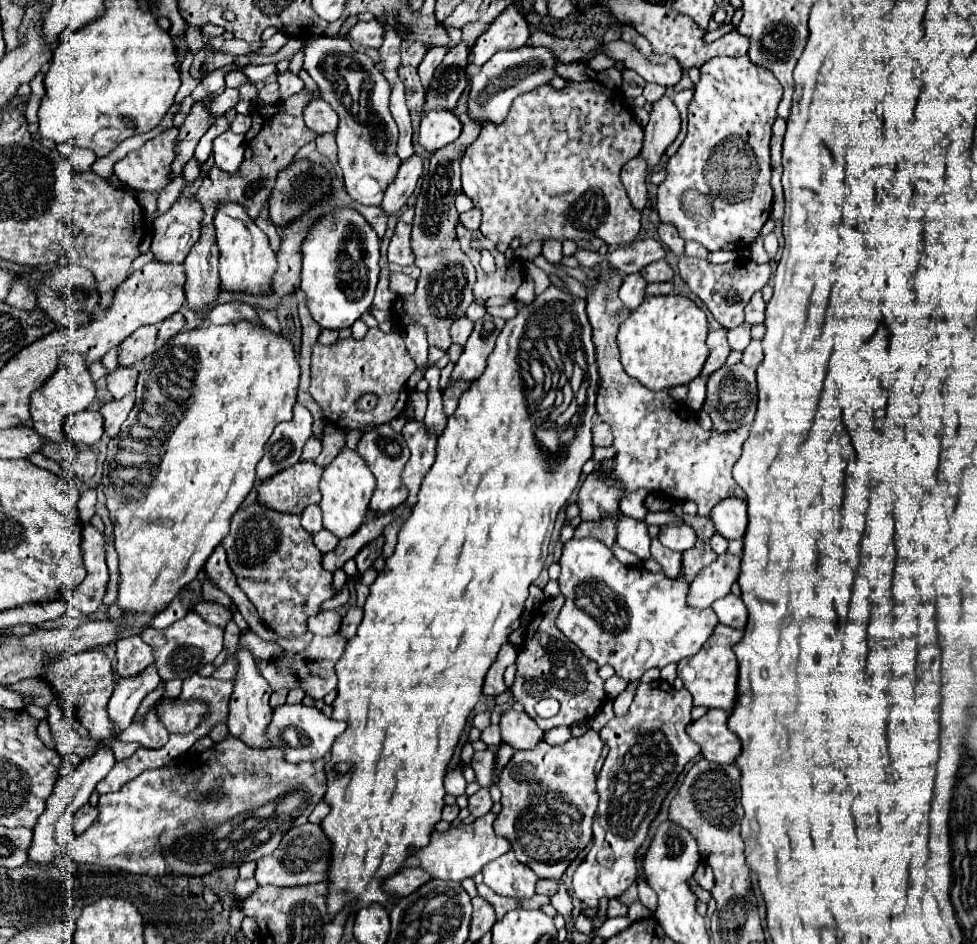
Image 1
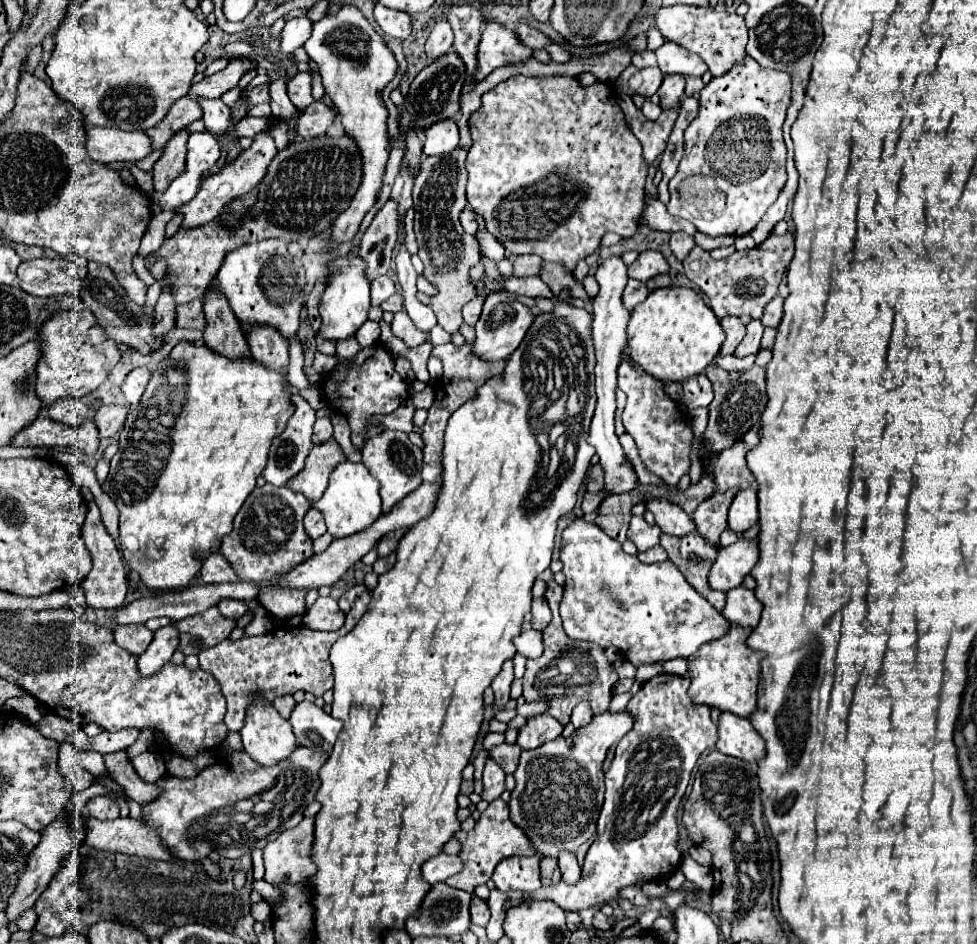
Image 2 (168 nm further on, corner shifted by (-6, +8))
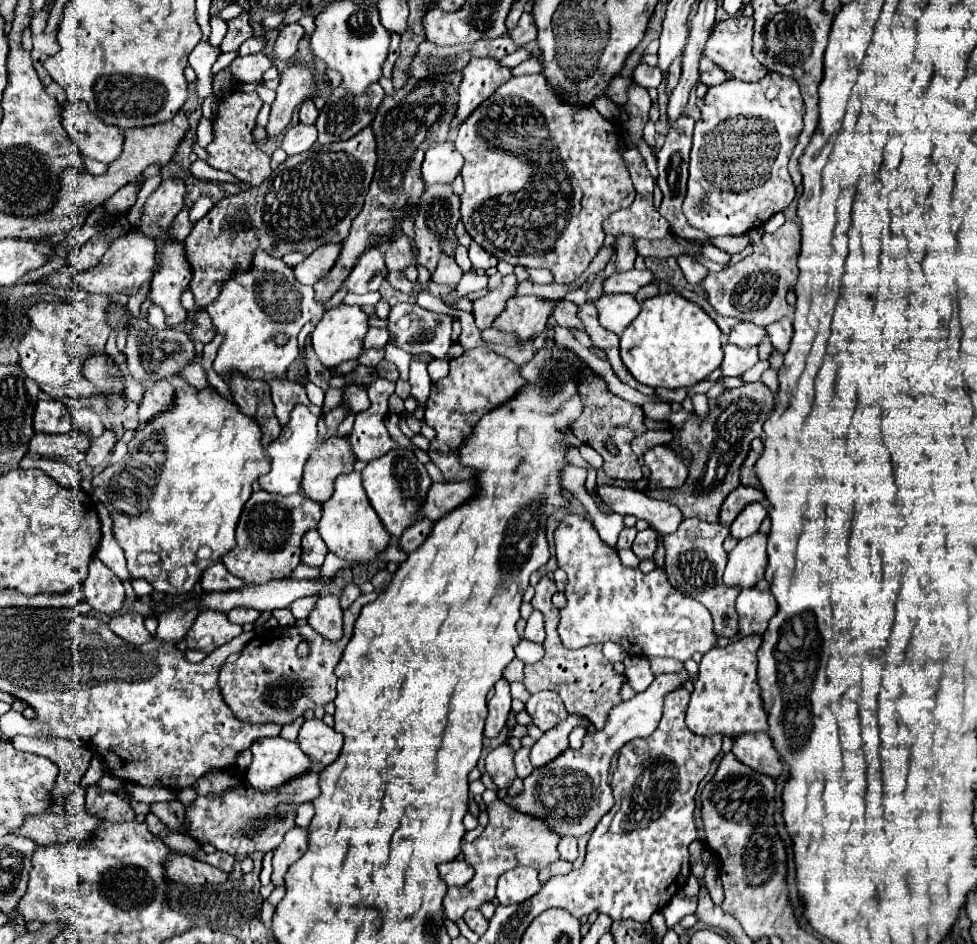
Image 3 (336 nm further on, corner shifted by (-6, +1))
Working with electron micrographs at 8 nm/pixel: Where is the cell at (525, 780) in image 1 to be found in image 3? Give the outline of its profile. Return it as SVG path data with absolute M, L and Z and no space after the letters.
M685 670L679 674L655 676L653 684L645 692L637 694L627 702L617 704L611 710L603 730L587 732L585 742L579 750L567 748L563 754L551 760L551 764L545 764L543 768L535 768L525 778L525 790L519 796L507 796L505 802L511 804L511 808L515 810L527 812L529 816L539 816L539 820L547 820L547 826L551 828L551 832L557 832L559 838L565 836L581 838L593 832L601 816L607 814L613 806L613 794L607 782L613 754L619 752L629 740L649 736L657 728L661 720L663 696L679 688L685 680L689 680Z

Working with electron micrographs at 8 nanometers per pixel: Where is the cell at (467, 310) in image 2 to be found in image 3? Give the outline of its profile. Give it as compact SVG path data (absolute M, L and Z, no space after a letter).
M509 274L503 278L503 284L499 288L495 288L487 296L471 302L473 304L473 318L475 318L475 324L479 330L485 330L491 326L493 318L505 308L507 298L513 296L515 286L517 286L517 278L513 274Z

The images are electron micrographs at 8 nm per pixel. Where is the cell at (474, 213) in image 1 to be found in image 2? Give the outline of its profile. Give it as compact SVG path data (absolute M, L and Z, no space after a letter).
M465 209L465 211L461 213L461 225L463 225L463 229L465 229L467 233L475 235L475 231L477 231L477 221L475 221L475 213L473 213L471 209Z

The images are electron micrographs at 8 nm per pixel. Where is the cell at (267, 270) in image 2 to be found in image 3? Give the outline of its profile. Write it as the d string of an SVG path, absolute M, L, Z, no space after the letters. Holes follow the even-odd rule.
M263 250L255 252L255 260L251 264L251 272L231 272L231 276L227 280L223 280L223 288L219 292L219 296L205 308L217 328L217 334L223 336L221 348L217 352L217 358L213 362L213 368L219 376L227 376L227 372L231 372L233 368L243 372L243 376L249 378L261 378L261 380L269 380L269 378L285 378L285 372L289 368L289 364L295 360L297 356L297 334L301 332L301 328L313 320L313 318L321 318L323 308L315 302L313 296L313 286L303 286L295 282L293 276L293 268L287 266L283 262L283 258L271 256ZM279 334L289 336L287 344L277 346L275 338Z

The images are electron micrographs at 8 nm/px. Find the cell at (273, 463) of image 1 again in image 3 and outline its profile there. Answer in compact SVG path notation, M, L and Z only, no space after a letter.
M297 404L293 410L291 410L291 418L289 422L281 428L281 434L277 440L273 440L265 450L267 450L267 456L269 452L273 454L271 458L271 472L261 476L259 478L259 484L263 490L267 492L275 492L275 494L293 494L293 492L299 492L299 484L301 484L301 478L303 478L303 468L311 456L311 452L317 448L317 416L311 414L311 410L307 406L301 406Z

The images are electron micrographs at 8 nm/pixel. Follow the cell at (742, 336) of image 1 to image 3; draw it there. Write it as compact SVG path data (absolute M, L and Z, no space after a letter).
M722 334L722 349L724 352L723 364L721 364L723 376L741 376L745 370L749 370L759 360L755 346L747 350L737 348L727 342L725 334Z

